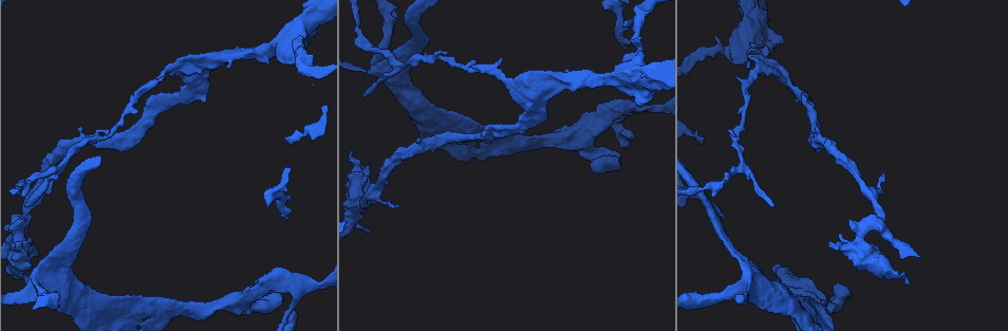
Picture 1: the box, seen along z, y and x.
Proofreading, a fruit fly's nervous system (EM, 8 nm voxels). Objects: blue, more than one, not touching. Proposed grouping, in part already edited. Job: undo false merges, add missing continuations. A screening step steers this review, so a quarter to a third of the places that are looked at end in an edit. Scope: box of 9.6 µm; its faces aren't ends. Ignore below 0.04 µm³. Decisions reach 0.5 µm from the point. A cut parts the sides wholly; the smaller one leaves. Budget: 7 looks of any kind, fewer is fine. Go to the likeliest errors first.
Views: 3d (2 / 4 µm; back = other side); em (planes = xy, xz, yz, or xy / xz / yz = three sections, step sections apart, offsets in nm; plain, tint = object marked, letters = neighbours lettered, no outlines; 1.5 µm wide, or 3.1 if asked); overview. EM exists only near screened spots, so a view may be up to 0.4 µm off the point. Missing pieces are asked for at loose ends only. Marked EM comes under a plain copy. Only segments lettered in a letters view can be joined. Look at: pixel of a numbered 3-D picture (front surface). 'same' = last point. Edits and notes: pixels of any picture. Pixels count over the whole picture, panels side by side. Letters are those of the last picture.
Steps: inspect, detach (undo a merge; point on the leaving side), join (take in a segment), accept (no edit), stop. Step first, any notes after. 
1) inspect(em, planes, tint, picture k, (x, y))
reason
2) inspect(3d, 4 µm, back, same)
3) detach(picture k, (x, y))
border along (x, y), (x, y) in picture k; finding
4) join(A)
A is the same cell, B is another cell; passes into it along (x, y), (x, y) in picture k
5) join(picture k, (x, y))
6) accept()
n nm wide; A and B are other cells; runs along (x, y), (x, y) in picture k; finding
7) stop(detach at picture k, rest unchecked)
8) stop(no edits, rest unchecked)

inspect(em, xz, step 4, tint, picture 1, (616, 79))
three-way junction

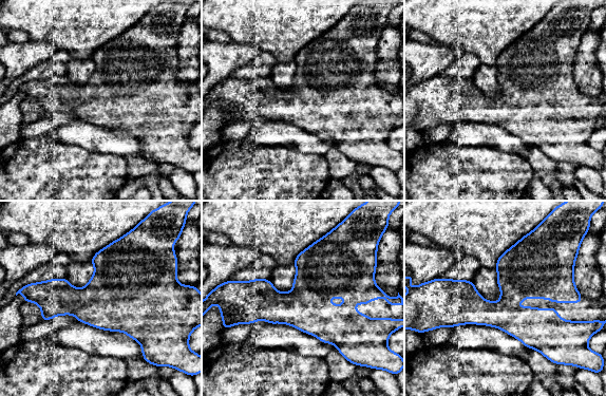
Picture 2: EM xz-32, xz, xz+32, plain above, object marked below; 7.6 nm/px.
inspect(em, planes, letters, same)

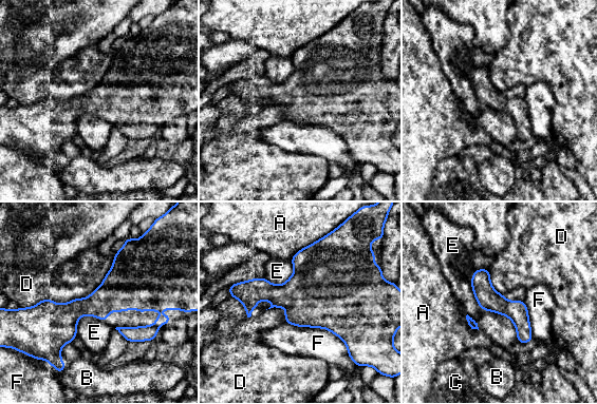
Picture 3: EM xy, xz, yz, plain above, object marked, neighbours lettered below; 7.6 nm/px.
accept()
A, B, C, D, E and F are other cells; runs along (478, 272), (526, 340) in picture 3; all the same neuron

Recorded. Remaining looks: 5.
inspect(3d, 4 µm, picture 1, (37, 287))
a fork

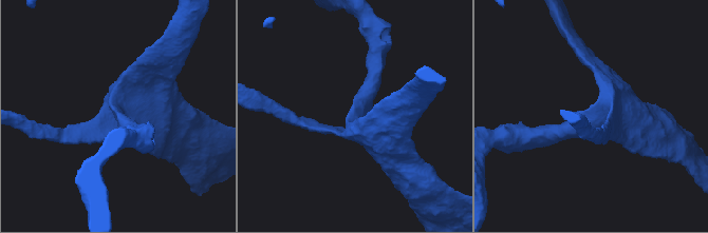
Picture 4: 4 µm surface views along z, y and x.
inspect(em, planes, tint, picture 4, (116, 118))
3 arms; arms of 180, 280, 400 nm

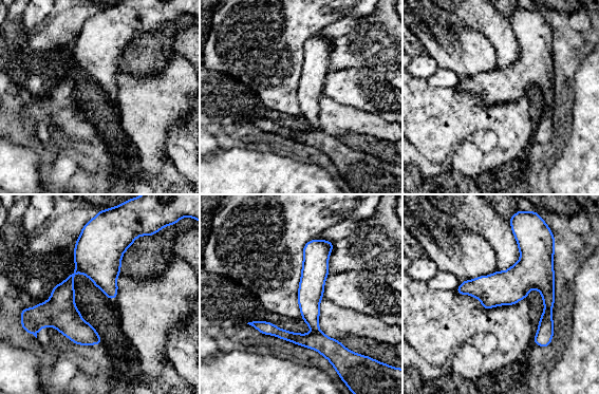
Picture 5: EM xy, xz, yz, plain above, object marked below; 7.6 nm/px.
inspect(em, planes, letters, same)
see the neighbours

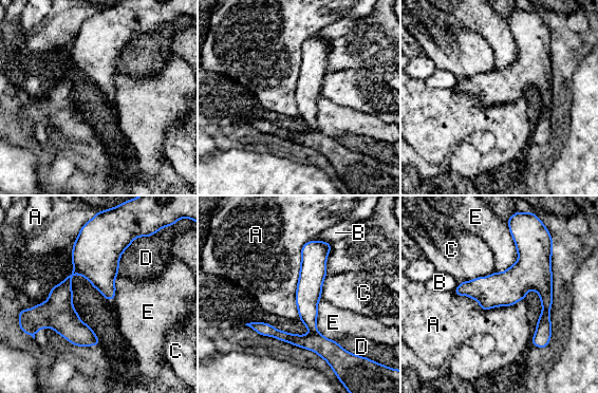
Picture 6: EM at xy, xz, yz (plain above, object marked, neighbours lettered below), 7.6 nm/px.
accept()
A, B, C, D and E are other cells; border along (311, 239), (301, 249), (299, 319) in picture 6; one neuron here

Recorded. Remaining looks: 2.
inspect(em, planes, letters, picture 1, (632, 138))
an open end

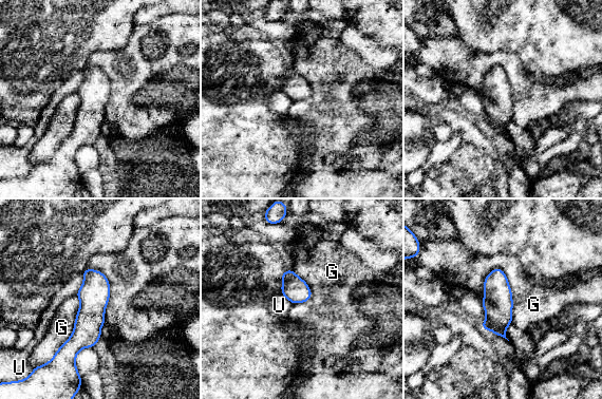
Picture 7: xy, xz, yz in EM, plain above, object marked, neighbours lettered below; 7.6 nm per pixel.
accept()
G touches over 500 nm; G and U are other cells; border along (76, 295), (73, 333), (53, 357) in picture 7; no lettered segment goes on from it

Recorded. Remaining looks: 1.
stop(no edits, rest unchecked)

